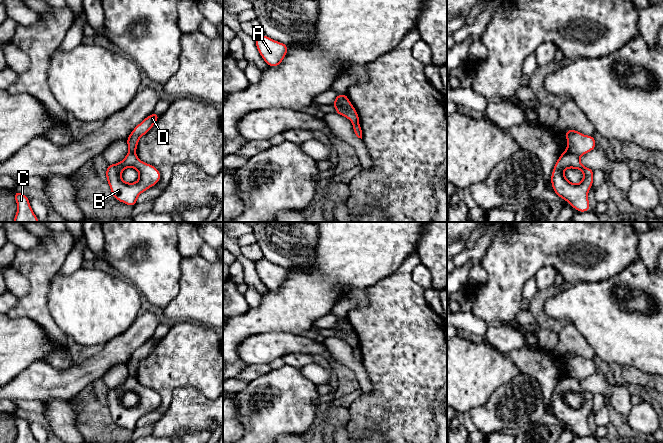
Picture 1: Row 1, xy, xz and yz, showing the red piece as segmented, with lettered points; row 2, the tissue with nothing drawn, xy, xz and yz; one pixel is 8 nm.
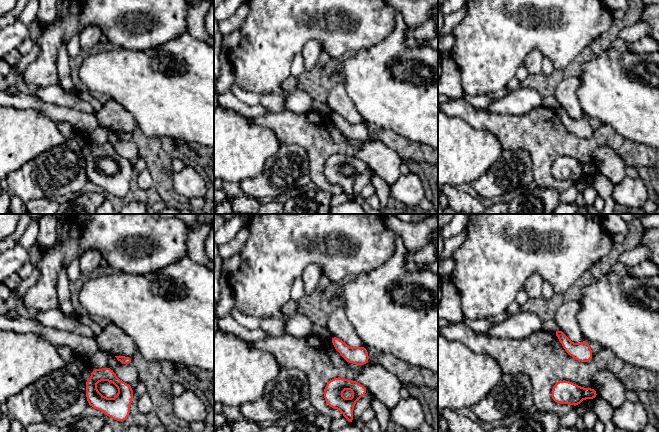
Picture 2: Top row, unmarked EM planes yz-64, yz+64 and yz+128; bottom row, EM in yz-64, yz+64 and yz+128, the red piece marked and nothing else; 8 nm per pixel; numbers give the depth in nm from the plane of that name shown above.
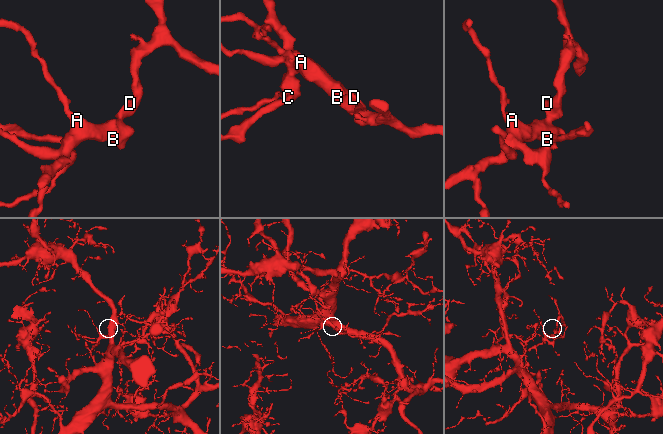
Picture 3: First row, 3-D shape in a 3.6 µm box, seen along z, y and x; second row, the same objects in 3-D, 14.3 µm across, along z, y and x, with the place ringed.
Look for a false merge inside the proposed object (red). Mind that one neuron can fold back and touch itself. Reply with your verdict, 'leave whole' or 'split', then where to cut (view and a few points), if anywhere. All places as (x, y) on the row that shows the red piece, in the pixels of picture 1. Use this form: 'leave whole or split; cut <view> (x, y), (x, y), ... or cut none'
split; cut yz (567, 149), (578, 157)

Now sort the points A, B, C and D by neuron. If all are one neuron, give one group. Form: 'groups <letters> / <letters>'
groups A B C / D

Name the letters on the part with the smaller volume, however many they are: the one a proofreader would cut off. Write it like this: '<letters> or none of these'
D

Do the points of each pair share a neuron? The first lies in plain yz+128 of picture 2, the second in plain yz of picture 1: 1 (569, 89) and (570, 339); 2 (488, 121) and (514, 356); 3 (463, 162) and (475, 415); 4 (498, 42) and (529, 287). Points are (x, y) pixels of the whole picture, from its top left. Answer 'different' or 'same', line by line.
1: same
2: same
3: different
4: different

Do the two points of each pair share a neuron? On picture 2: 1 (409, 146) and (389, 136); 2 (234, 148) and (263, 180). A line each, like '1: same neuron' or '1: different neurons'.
1: same neuron
2: different neurons

